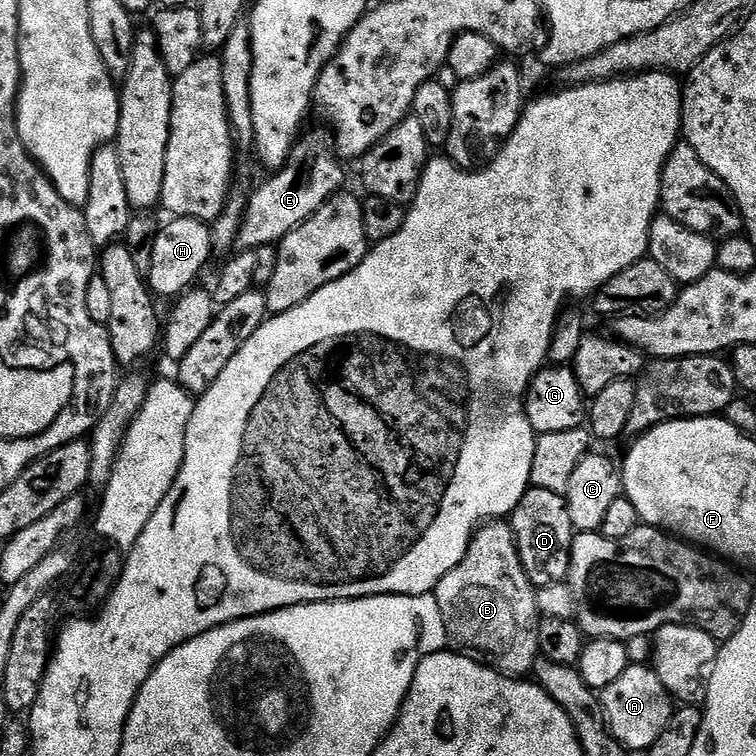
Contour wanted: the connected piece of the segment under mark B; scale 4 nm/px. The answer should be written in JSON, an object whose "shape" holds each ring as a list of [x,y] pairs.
{"shape":[[[485,523],[468,543],[464,561],[451,568],[440,579],[434,589],[434,595],[442,610],[448,635],[455,643],[457,640],[461,644],[459,645],[461,649],[483,658],[497,672],[503,672],[505,676],[524,678],[531,673],[540,656],[538,626],[542,617],[536,601],[536,589],[533,588],[516,549],[516,536],[512,532],[511,523]]]}

